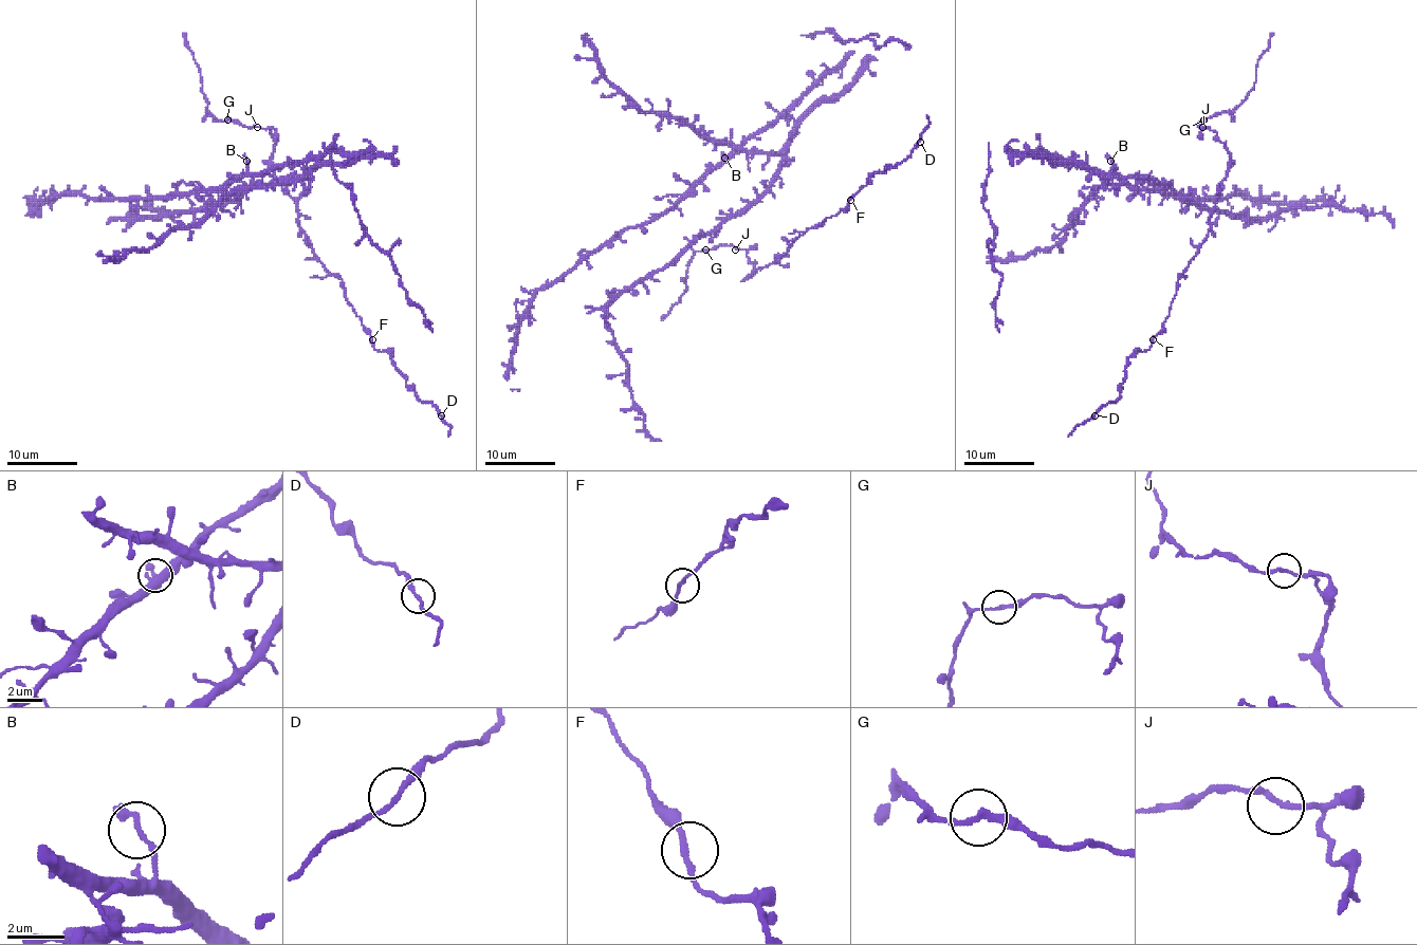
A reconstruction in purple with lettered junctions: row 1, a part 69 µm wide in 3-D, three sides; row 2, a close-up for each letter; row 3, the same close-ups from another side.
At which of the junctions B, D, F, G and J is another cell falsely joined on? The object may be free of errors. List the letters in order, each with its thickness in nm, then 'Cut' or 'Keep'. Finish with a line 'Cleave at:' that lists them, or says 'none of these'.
B: Thickness 200 nm. Keep
D: Thickness 190 nm. Keep
F: Thickness 190 nm. Keep
G: Thickness 190 nm. Keep
J: Thickness 190 nm. Keep
Cleave at: none of these

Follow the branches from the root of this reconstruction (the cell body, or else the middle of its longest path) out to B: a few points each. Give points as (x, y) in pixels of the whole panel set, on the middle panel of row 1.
B: (746, 208), (773, 180), (781, 158), (768, 152), (744, 152), (740, 148), (727, 161), (724, 158)

